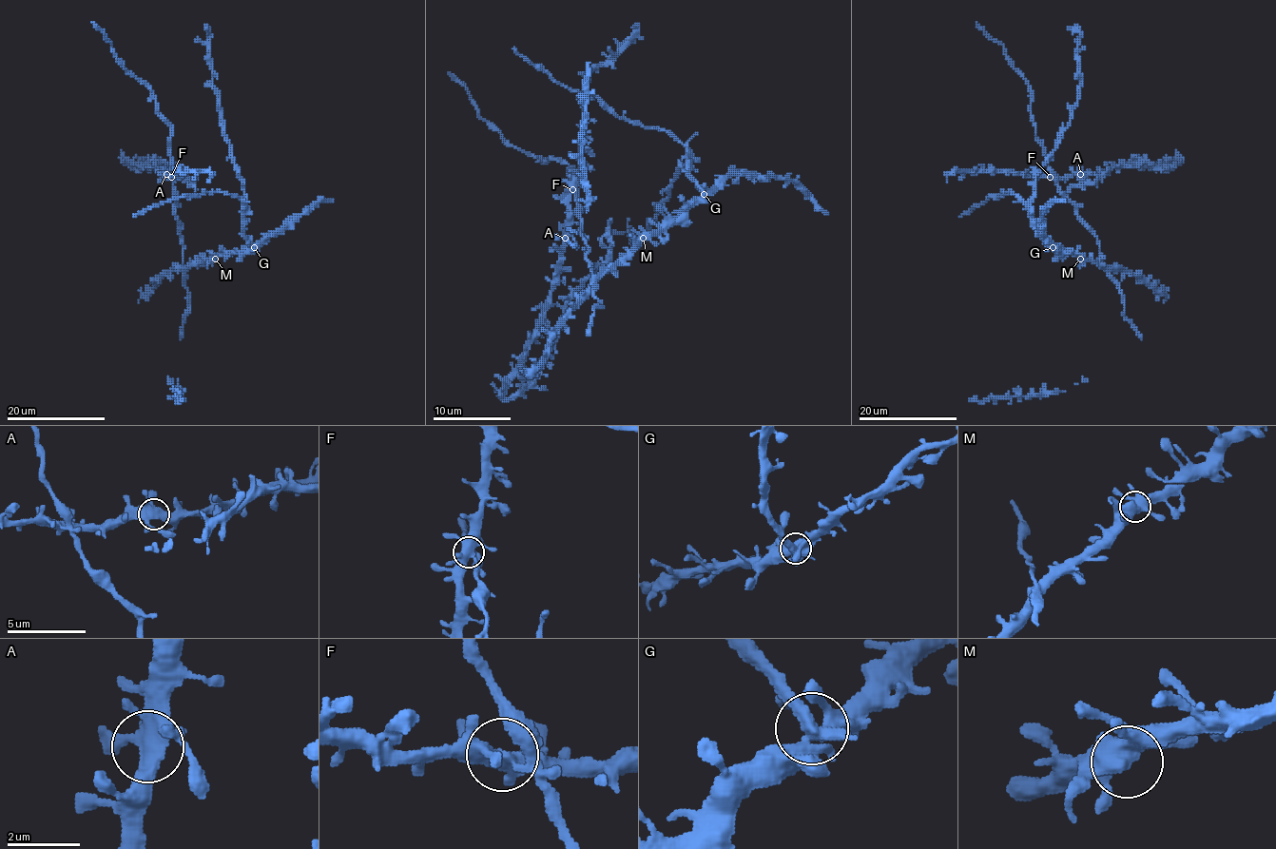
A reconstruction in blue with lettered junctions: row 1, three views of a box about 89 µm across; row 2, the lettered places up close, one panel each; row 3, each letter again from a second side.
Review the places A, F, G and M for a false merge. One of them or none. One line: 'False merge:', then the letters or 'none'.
False merge: G

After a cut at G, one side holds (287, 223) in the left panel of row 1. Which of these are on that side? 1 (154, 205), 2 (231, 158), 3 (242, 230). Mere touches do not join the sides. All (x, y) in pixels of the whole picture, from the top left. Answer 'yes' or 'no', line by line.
1: no
2: no
3: no

